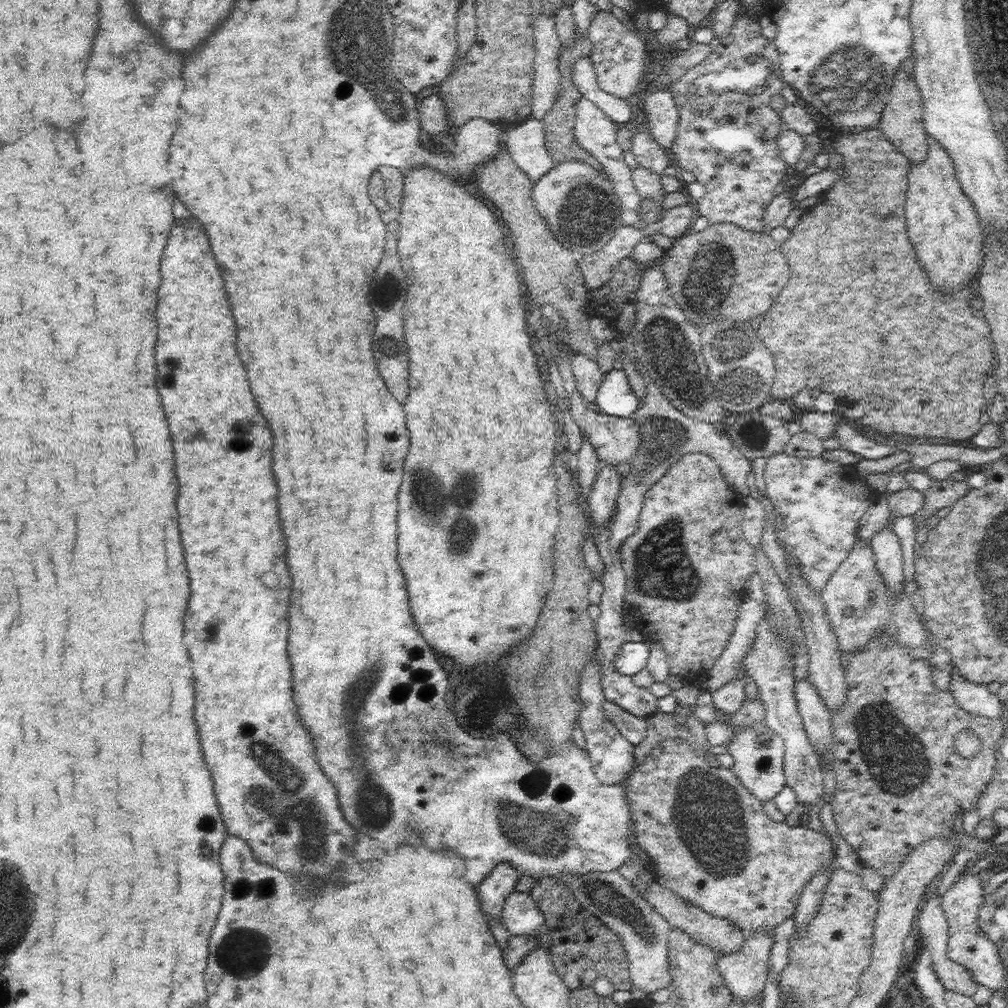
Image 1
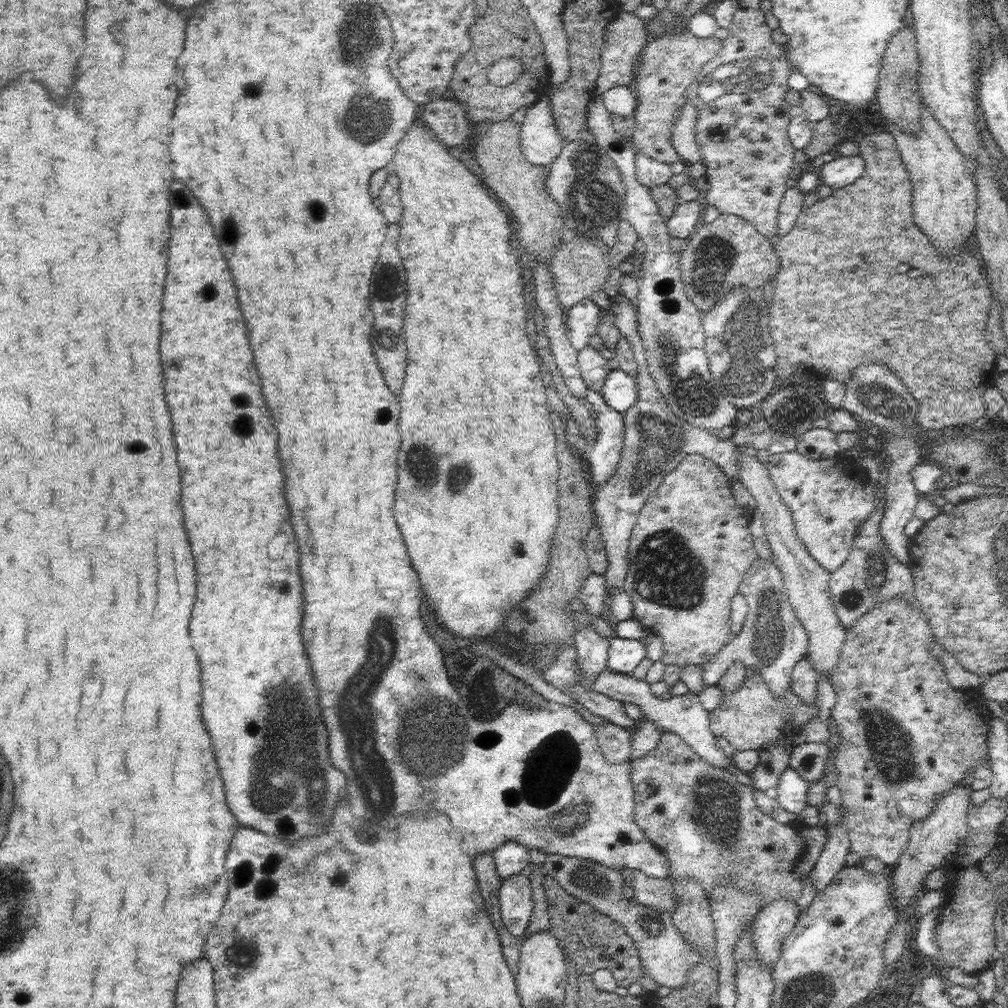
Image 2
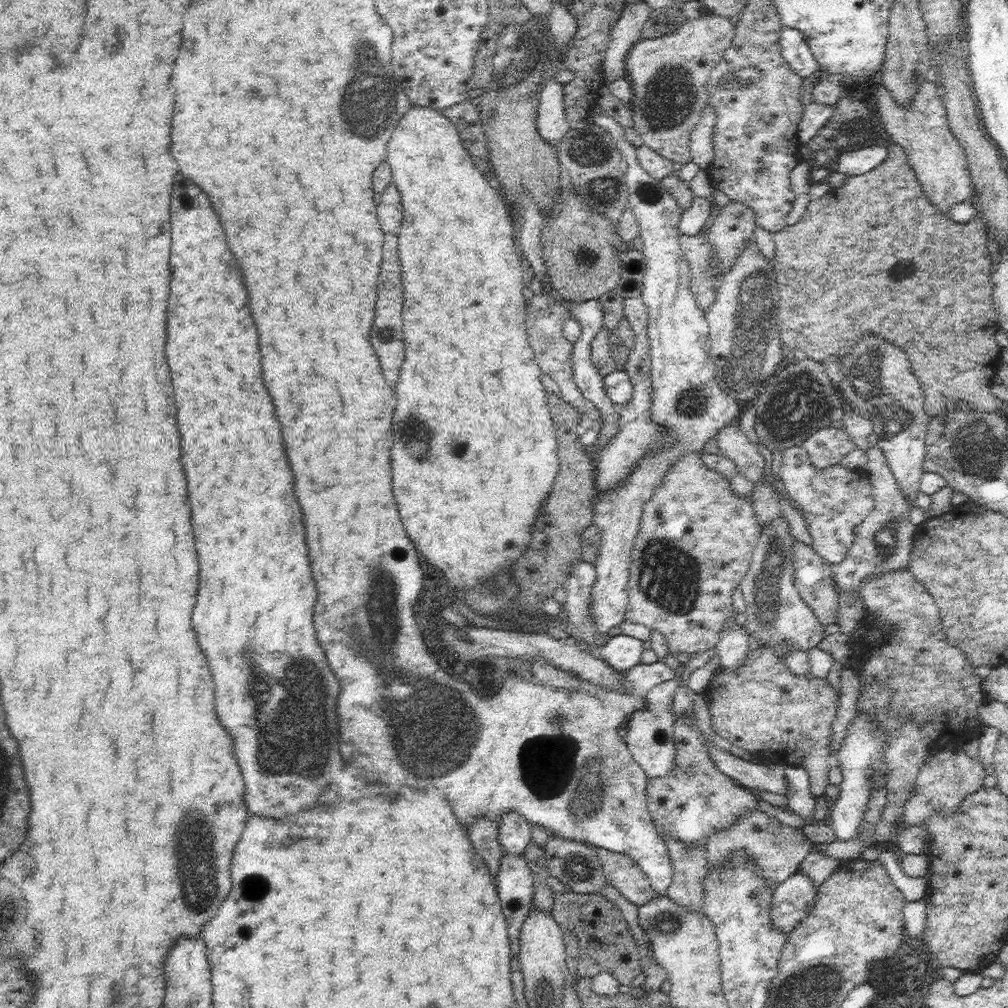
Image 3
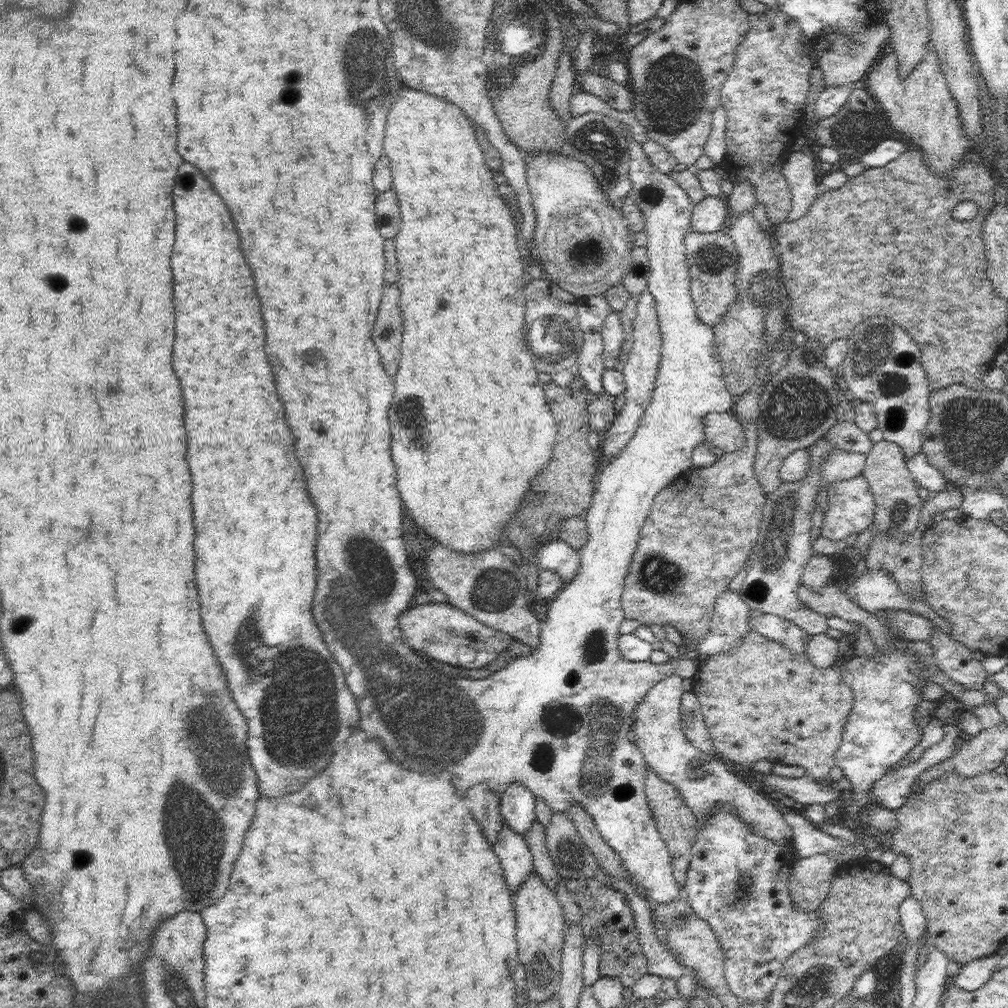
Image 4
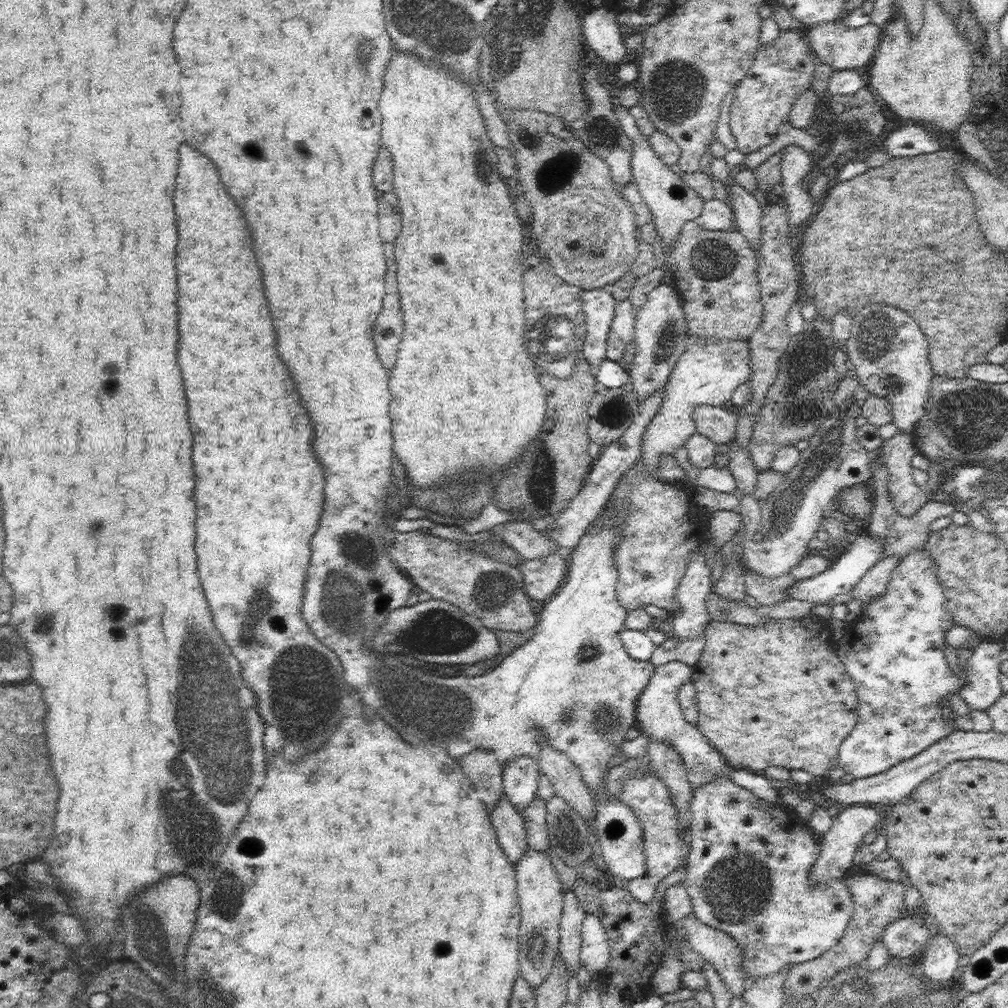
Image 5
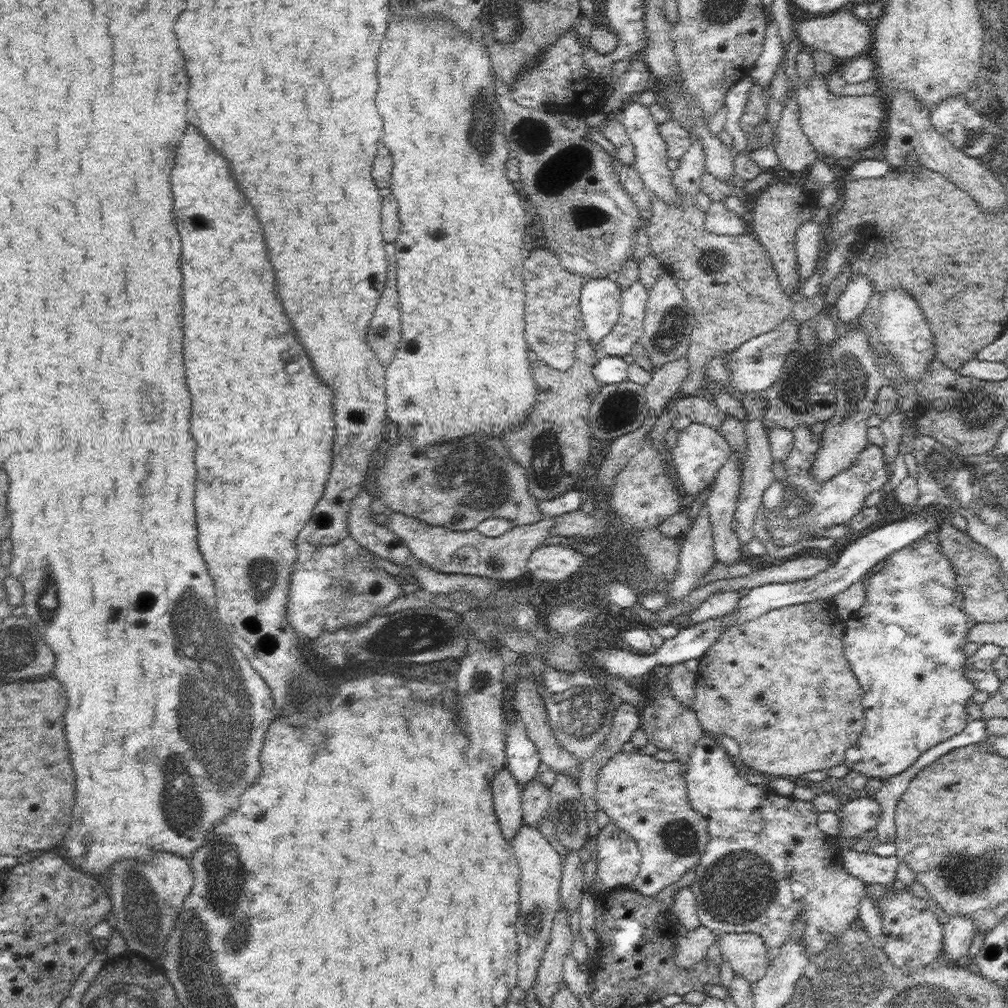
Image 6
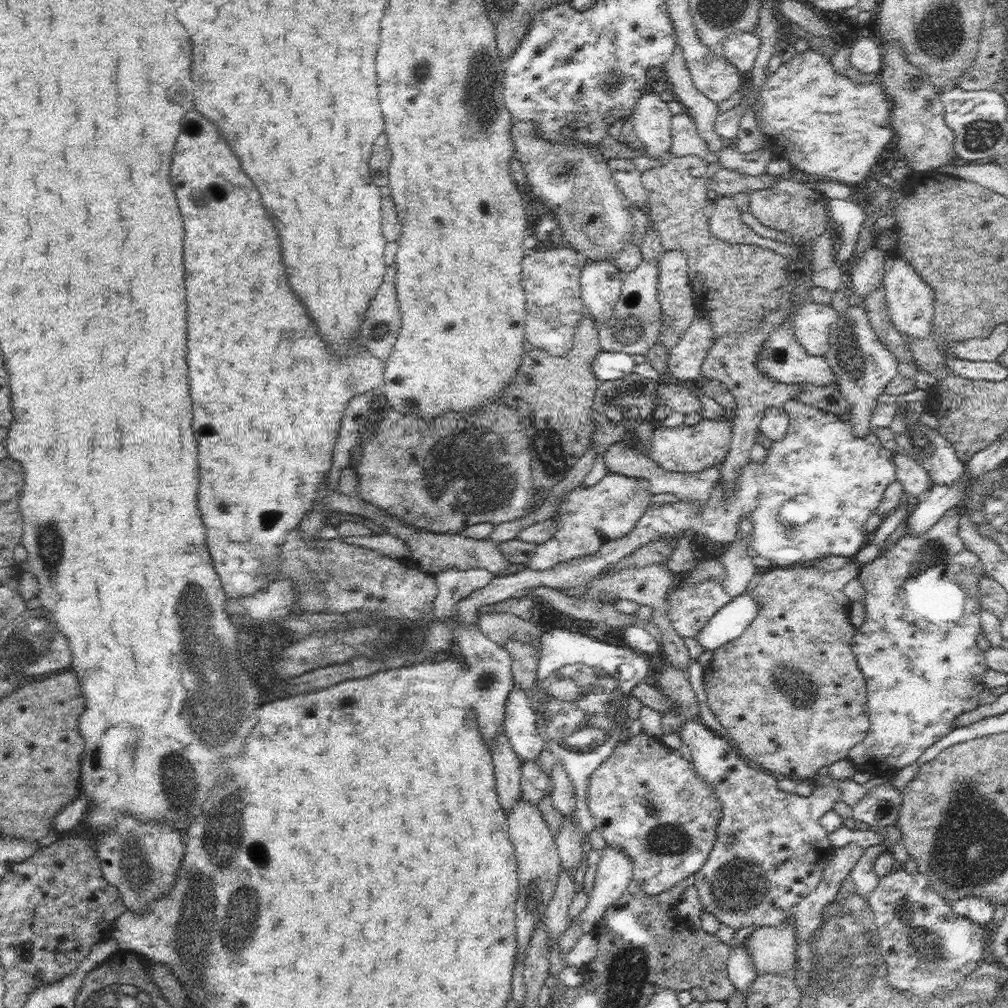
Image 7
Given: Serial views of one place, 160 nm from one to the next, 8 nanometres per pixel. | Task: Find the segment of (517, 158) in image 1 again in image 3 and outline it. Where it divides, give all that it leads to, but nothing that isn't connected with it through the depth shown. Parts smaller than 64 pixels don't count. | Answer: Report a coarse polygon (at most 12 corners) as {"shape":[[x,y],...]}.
{"shape":[[544,79],[537,106],[538,134],[557,148],[571,129],[564,84]]}

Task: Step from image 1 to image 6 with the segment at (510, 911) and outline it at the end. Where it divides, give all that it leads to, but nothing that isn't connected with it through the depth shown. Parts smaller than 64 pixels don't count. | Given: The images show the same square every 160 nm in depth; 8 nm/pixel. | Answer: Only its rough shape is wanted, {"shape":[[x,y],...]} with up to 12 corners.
{"shape":[[505,766],[491,780],[494,808],[510,842],[523,824],[521,789]]}

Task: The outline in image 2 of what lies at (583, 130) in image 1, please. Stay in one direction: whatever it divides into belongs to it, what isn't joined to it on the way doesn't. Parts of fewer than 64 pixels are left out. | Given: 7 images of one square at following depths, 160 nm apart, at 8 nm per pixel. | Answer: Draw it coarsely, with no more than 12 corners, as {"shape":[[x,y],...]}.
{"shape":[[595,94],[590,139],[616,163],[644,252],[636,309],[649,373],[678,418],[717,432],[740,410],[706,357],[668,222],[634,144]]}

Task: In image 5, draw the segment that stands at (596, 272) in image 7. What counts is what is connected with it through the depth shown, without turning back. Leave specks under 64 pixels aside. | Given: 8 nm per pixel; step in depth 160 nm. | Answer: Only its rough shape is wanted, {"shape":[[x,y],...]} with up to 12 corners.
{"shape":[[609,287],[585,291],[581,352],[596,372],[607,359],[617,301]]}

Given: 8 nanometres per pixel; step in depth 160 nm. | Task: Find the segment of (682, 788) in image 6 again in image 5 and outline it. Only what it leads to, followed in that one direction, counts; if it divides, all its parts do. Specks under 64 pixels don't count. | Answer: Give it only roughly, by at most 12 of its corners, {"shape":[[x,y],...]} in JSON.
{"shape":[[654,771],[617,796],[644,831],[644,876],[624,886],[640,902],[687,861],[689,831]]}

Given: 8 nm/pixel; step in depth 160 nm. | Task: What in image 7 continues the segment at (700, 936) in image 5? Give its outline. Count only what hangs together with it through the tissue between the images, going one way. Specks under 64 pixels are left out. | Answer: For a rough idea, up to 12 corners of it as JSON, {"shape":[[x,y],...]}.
{"shape":[[795,922],[745,939],[757,975],[793,976]]}

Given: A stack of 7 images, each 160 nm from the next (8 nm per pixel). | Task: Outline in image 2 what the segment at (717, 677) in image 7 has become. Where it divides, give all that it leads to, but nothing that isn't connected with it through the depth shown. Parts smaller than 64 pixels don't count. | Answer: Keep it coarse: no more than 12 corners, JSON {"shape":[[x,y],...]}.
{"shape":[[759,672],[709,713],[738,751],[790,742],[818,716]]}

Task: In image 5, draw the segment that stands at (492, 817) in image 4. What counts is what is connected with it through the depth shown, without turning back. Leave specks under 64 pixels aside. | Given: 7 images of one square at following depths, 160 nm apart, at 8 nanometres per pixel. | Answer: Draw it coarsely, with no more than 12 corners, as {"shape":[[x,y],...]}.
{"shape":[[475,748],[460,762],[492,812],[503,797],[496,753]]}

